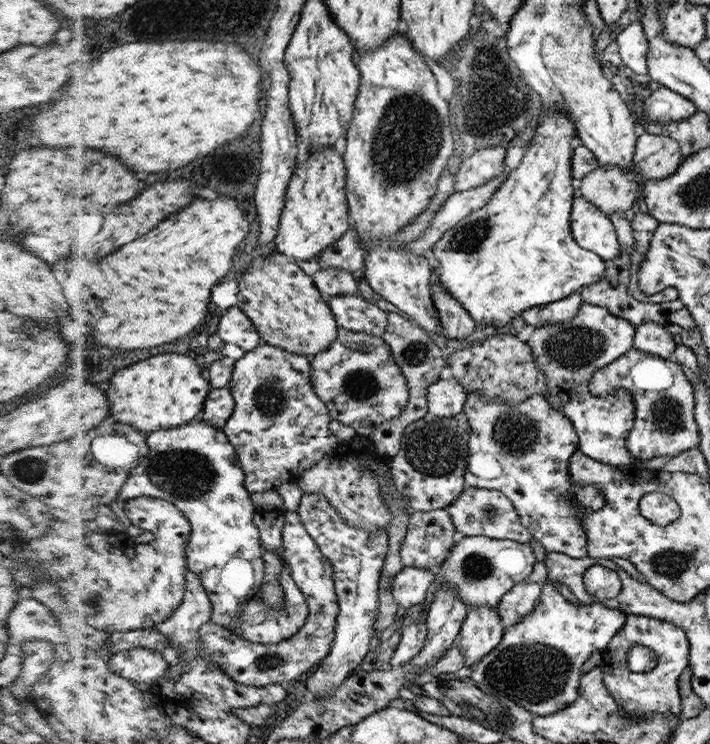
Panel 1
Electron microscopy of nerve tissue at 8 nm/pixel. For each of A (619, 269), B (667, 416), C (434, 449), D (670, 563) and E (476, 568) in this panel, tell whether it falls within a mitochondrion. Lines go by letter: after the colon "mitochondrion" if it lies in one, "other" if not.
A: other
B: mitochondrion
C: mitochondrion
D: mitochondrion
E: mitochondrion

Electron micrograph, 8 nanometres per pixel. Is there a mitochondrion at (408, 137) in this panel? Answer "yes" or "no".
yes

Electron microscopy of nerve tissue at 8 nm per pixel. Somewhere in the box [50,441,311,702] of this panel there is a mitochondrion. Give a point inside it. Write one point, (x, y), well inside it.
(189, 474)

